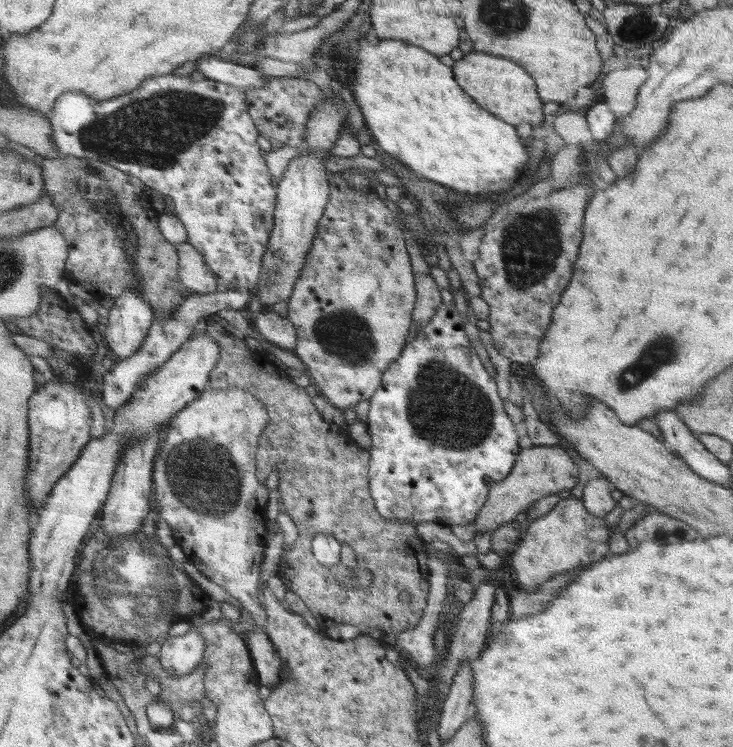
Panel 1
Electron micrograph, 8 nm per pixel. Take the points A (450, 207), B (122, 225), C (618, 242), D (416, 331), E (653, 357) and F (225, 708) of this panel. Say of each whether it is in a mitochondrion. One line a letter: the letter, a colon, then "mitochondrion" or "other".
A: other
B: mitochondrion
C: other
D: other
E: mitochondrion
F: mitochondrion

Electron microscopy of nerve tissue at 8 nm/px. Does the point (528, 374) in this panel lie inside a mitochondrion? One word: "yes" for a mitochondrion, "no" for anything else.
no

